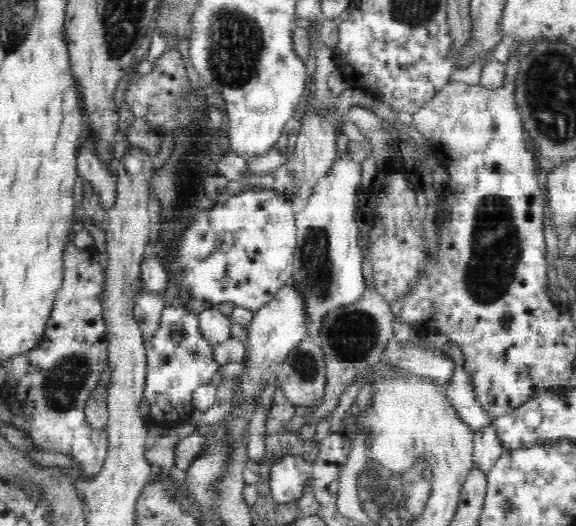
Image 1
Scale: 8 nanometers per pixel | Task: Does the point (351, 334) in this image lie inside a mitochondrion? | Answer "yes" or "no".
yes

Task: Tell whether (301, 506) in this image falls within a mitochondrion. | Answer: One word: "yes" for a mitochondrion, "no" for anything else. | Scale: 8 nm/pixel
no

